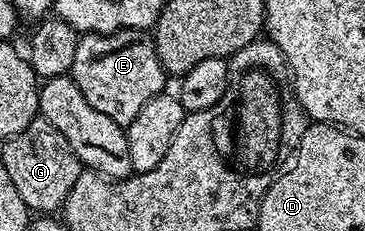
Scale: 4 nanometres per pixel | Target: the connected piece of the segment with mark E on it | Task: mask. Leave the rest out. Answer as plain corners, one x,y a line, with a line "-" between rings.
119,29
116,33
83,34
78,43
78,52
74,55
70,76
78,91
86,95
86,103
90,103
94,111
102,111
102,115
110,115
114,123
125,127
132,122
134,115
138,115
138,111
142,111
142,107
146,107
146,103
150,103
150,99
154,99
154,95
165,92
166,89
164,85
166,74
159,61
153,34
143,29

